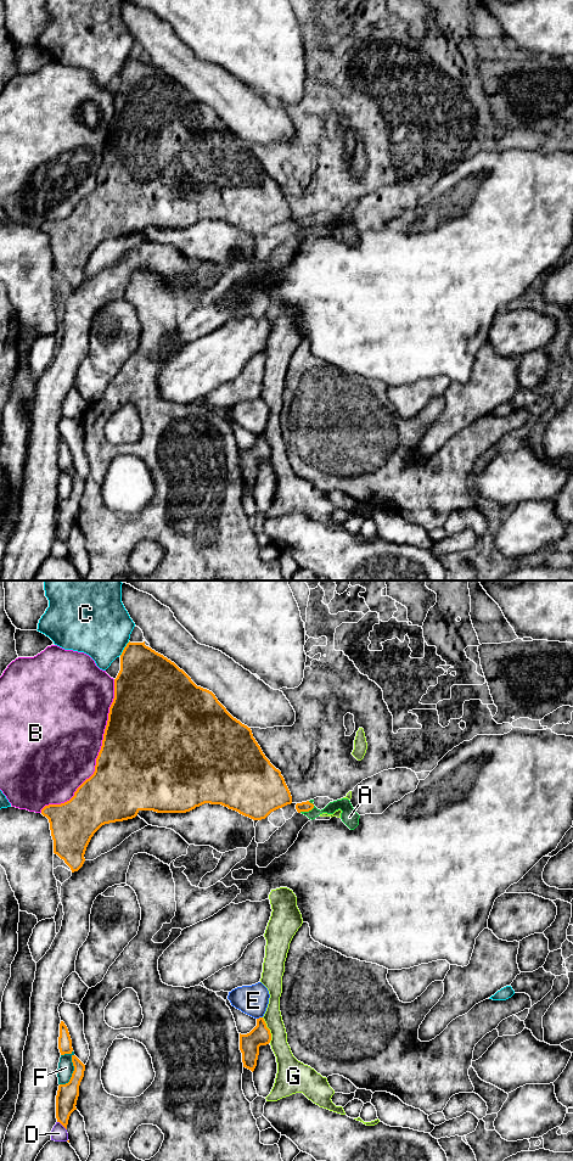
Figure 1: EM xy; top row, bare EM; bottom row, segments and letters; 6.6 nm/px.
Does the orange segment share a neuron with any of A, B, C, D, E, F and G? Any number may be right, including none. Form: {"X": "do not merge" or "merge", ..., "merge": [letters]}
{"A": "merge", "B": "do not merge", "C": "do not merge", "D": "do not merge", "E": "do not merge", "F": "do not merge", "G": "do not merge", "merge": ["A"]}

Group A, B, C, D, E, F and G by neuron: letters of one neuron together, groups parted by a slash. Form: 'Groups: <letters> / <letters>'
Groups: A / B / C / D / E / F / G

